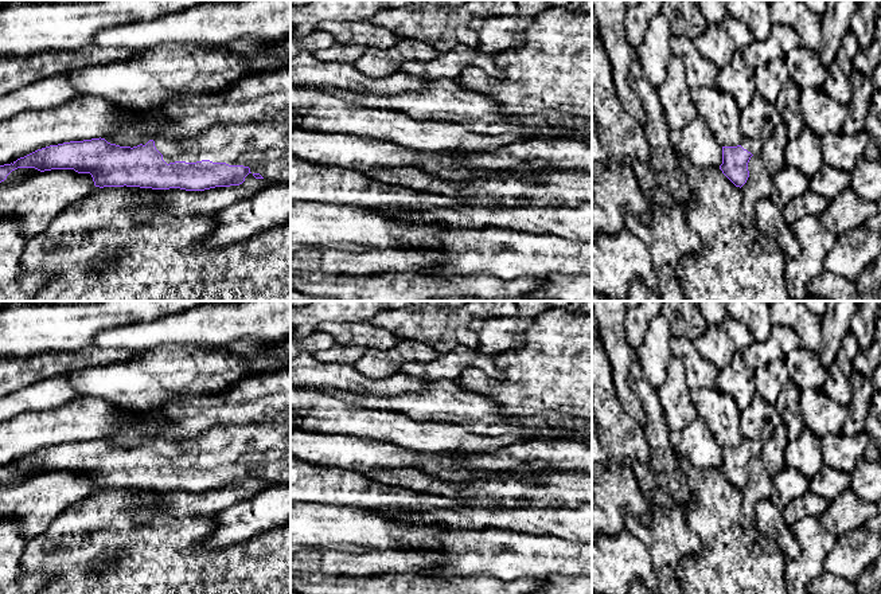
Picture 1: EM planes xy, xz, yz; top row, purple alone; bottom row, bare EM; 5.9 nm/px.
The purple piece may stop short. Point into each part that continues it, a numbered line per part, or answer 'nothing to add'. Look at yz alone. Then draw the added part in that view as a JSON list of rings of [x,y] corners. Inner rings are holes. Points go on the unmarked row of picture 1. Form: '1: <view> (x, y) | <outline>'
1: yz (753, 446) | [[[745,438],[740,446],[748,453],[751,453],[753,457],[759,457],[761,453],[763,442],[764,441],[759,438],[755,439]]]

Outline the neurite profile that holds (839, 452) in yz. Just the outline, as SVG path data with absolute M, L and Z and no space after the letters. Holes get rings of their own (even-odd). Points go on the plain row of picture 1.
M865 431L849 437L845 433L827 434L820 438L820 456L825 465L850 474L864 458L868 446Z

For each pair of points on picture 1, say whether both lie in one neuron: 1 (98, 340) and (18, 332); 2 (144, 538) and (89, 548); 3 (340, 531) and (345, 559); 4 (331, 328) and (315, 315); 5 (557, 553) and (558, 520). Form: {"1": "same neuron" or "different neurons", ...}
{"1": "different neurons", "2": "same neuron", "3": "different neurons", "4": "different neurons", "5": "different neurons"}

